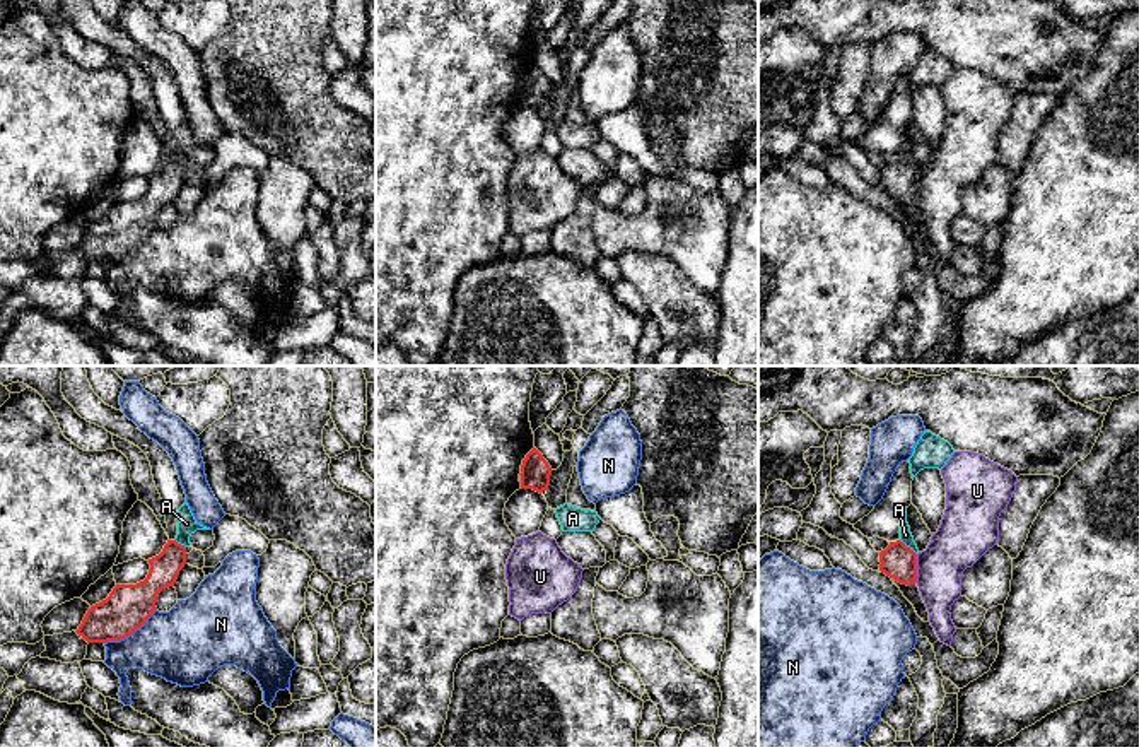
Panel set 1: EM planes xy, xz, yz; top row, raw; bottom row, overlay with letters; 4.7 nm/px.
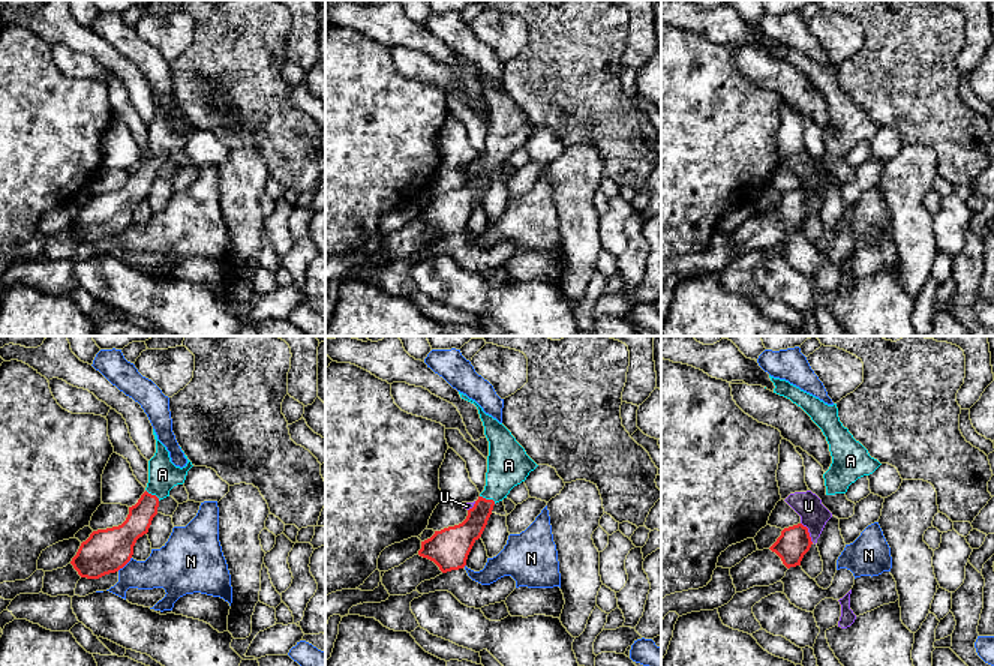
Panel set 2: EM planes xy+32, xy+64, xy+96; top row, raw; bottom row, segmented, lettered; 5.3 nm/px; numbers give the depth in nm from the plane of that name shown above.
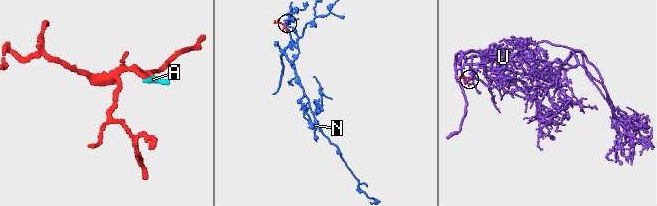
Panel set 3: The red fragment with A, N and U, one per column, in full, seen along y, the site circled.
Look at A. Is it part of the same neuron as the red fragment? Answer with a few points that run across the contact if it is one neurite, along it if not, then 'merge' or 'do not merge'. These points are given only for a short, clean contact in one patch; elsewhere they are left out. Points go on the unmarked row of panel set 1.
line yz (899, 178), (905, 163), (905, 152); merge

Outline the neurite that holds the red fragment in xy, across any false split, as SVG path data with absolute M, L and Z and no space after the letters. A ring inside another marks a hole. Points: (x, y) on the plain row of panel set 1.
M188 120L178 126L176 138L176 156L167 157L162 169L149 176L147 195L137 202L116 202L106 217L87 227L75 248L87 260L121 258L140 246L157 227L157 212L174 203L186 181L190 154L196 147L210 147L195 137Z

